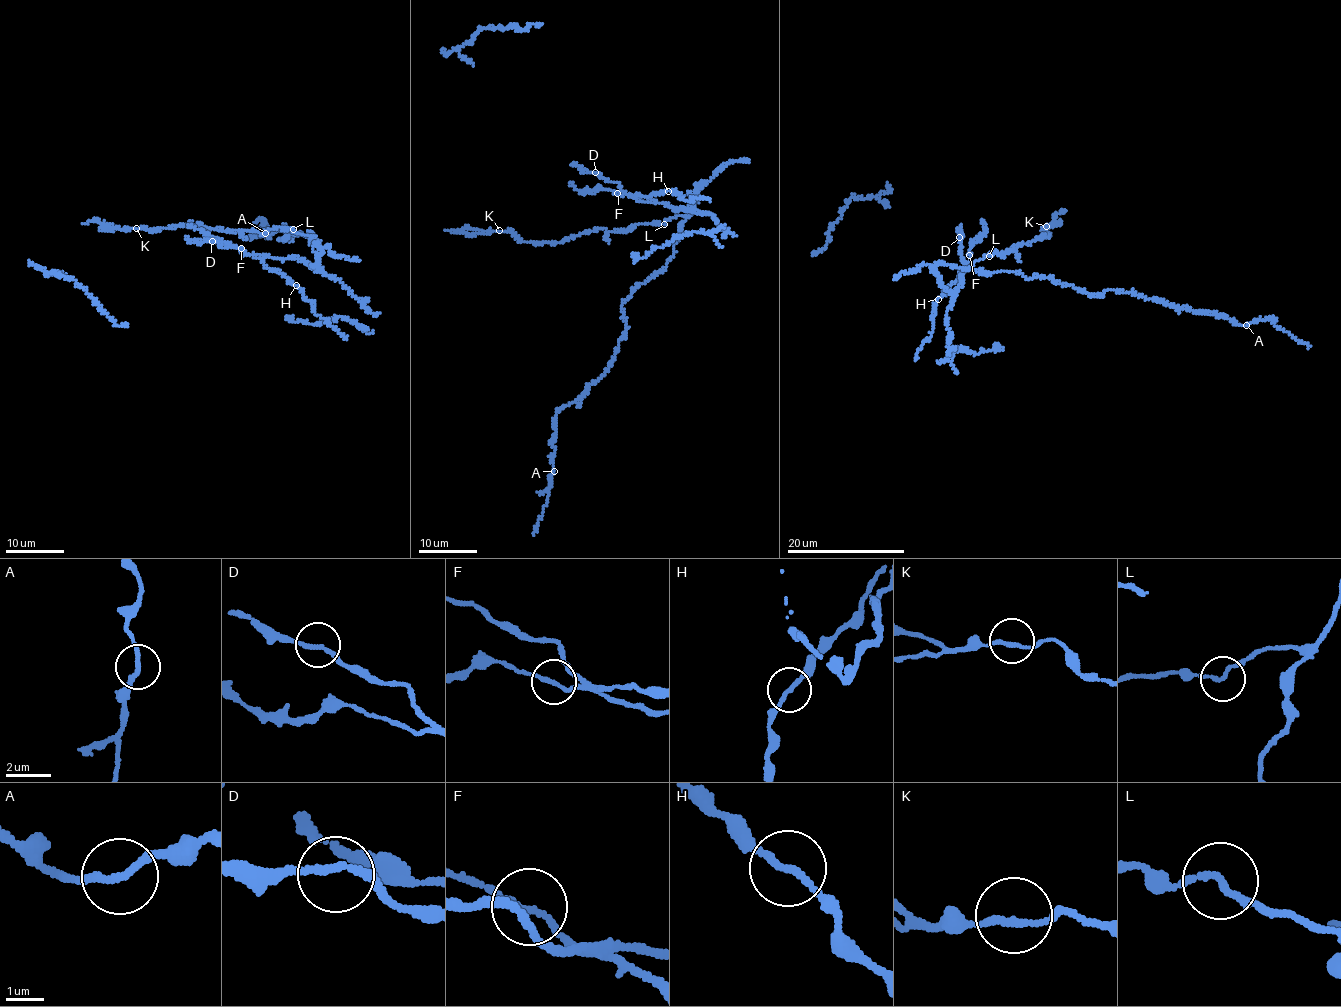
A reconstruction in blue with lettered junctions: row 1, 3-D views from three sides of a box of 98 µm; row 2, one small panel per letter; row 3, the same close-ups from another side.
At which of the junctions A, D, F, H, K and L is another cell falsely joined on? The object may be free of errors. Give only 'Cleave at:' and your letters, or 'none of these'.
Cleave at: none of these

